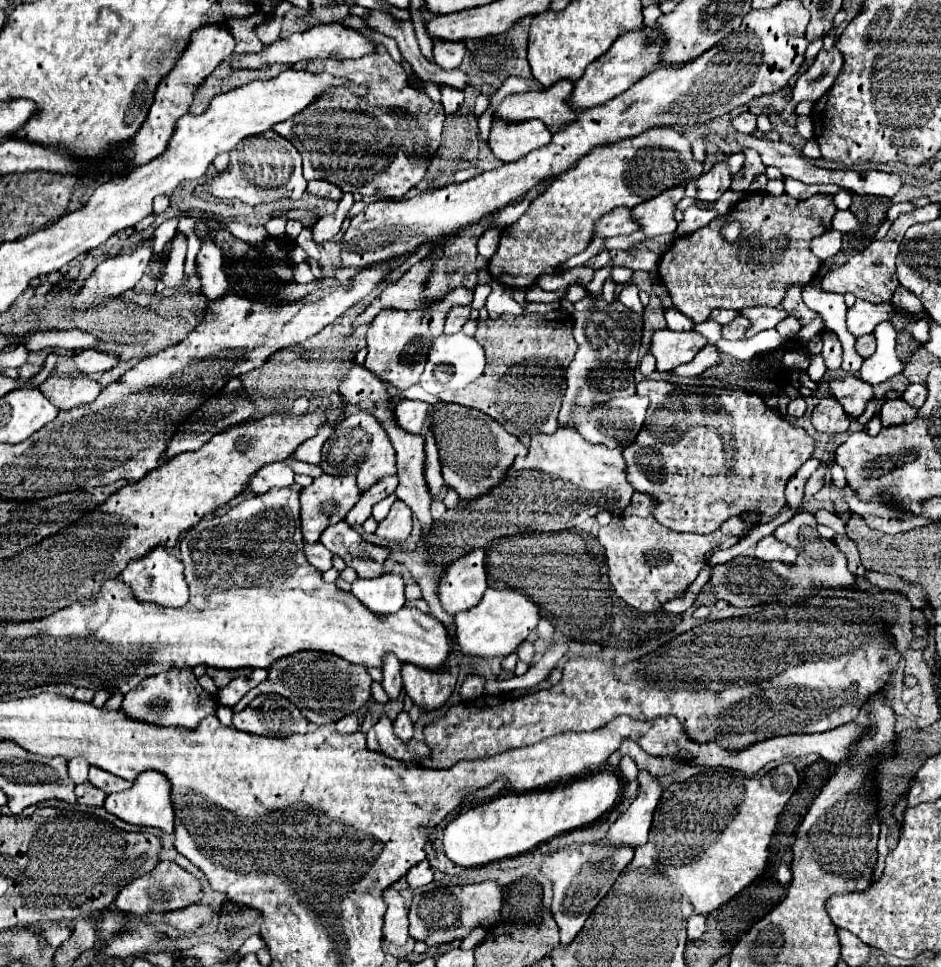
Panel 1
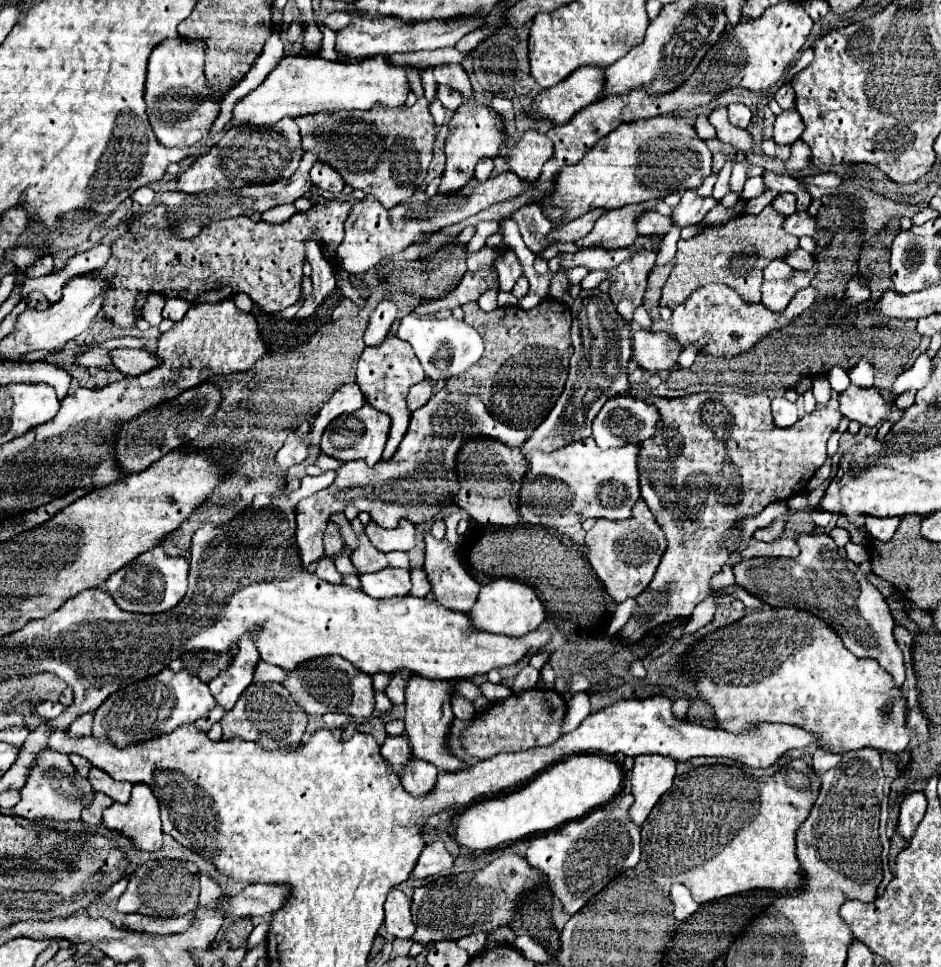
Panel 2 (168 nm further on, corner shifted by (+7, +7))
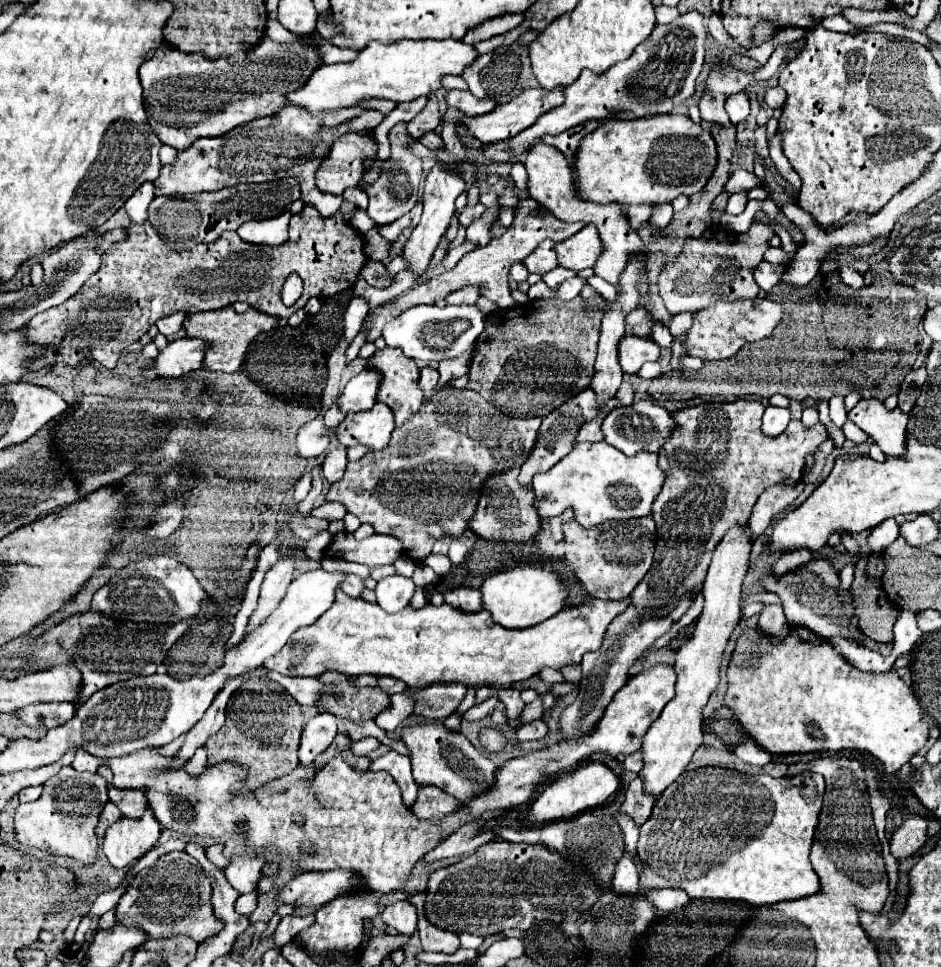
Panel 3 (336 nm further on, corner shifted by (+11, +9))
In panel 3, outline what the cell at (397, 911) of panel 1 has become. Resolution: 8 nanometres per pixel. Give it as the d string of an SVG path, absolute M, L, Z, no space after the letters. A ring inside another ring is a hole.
M395 901L385 907L381 919L401 935L413 935L417 931L417 909L415 905L409 905L409 901Z

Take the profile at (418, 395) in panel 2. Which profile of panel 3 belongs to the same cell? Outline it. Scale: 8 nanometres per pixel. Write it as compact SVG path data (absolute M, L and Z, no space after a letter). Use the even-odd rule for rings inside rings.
M431 367L421 369L421 377L419 377L419 389L423 389L425 399L427 399L427 397L429 397L429 395L435 391L437 383L439 383L439 373L437 373L437 369L431 369Z

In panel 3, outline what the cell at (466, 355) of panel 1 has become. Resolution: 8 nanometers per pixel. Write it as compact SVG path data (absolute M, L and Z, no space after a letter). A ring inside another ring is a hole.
M417 305L385 325L383 339L389 347L399 347L411 359L425 367L437 367L445 359L461 357L483 331L485 315L475 305Z

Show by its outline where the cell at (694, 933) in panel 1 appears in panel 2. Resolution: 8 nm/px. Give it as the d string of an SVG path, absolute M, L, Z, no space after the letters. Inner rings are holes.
M673 885L669 895L671 895L671 901L673 901L673 905L675 905L673 917L675 917L677 921L685 921L685 919L691 917L691 915L697 911L697 907L699 907L699 905L693 901L689 889L685 889L683 885Z

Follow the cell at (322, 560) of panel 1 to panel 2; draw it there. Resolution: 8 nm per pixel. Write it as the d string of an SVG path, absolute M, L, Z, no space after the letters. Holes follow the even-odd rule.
M323 557L323 559L317 561L317 571L315 571L315 573L317 573L317 577L321 577L321 579L327 581L327 583L337 583L337 585L343 583L341 573L335 569L333 561L327 559L327 557Z

